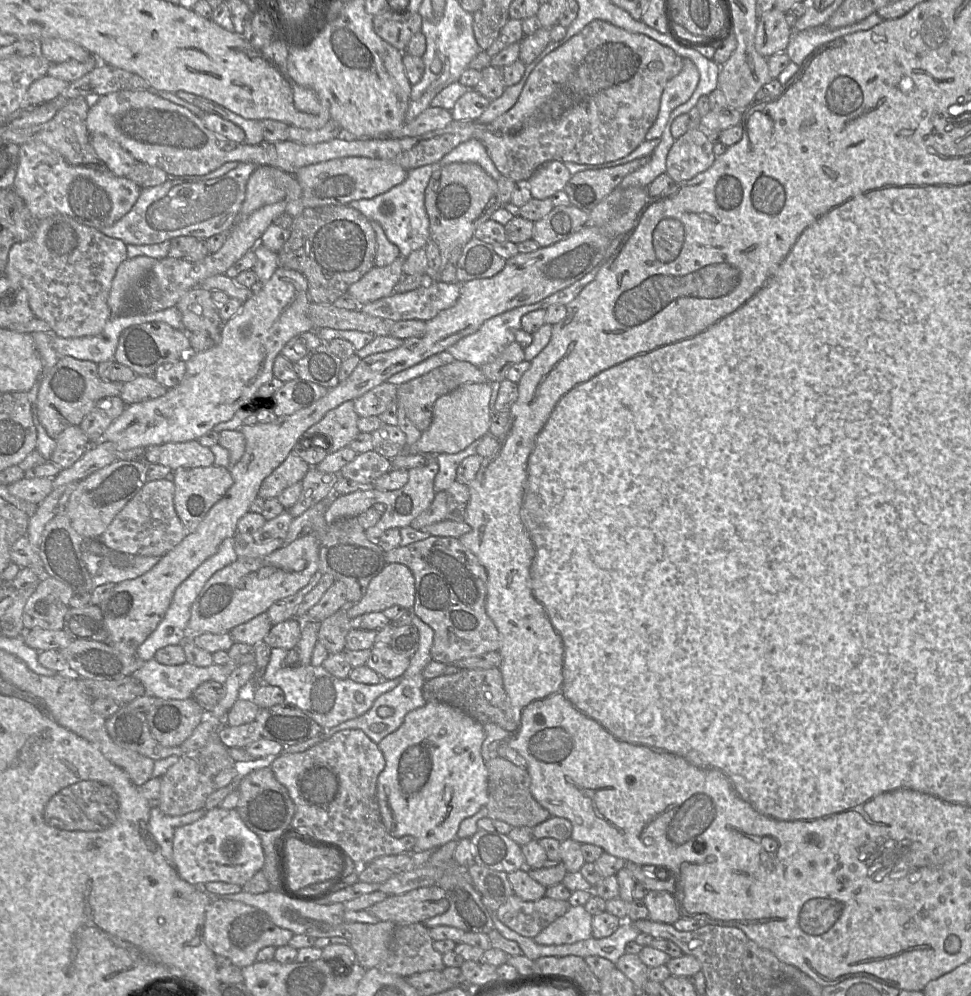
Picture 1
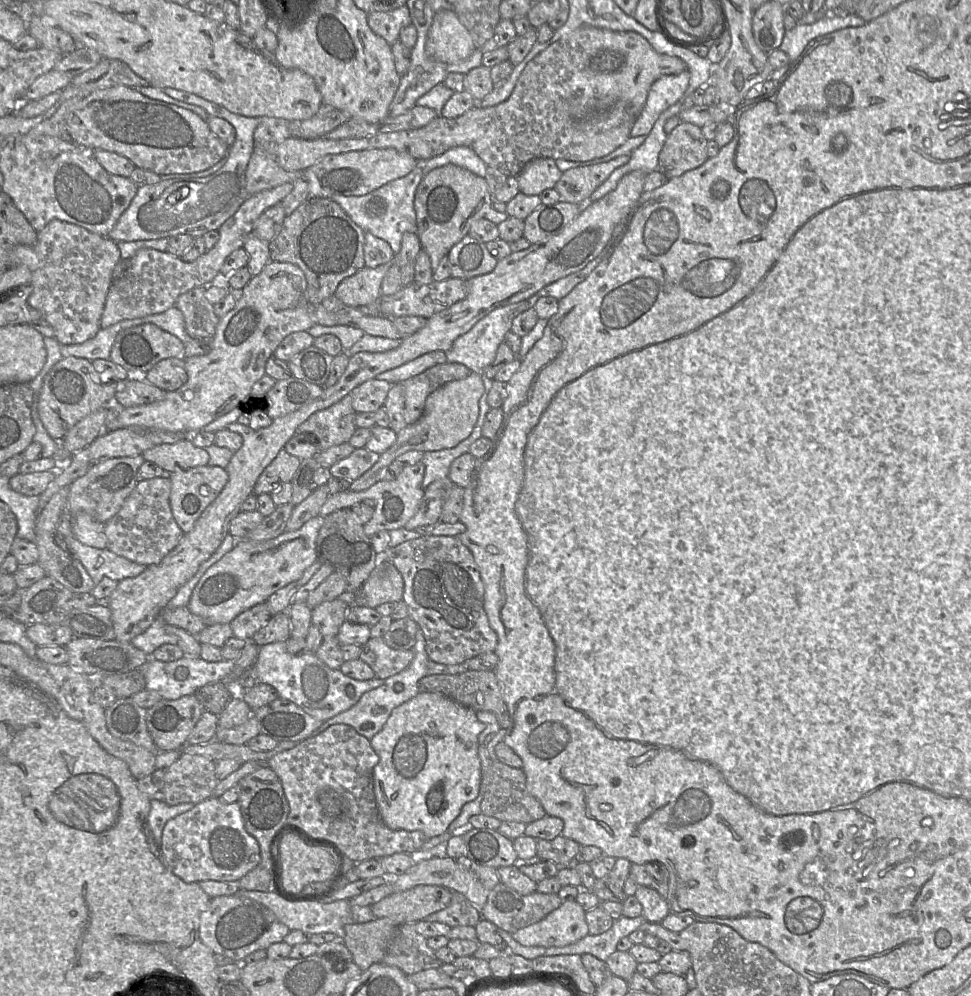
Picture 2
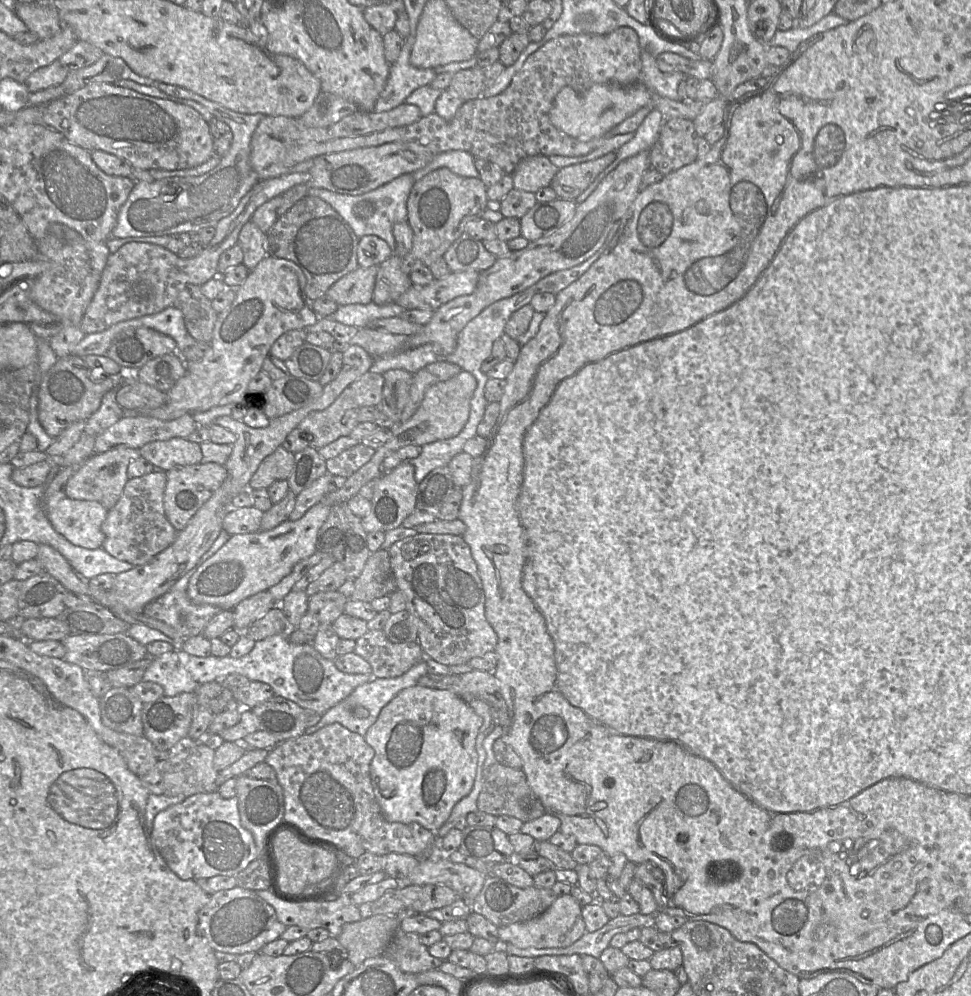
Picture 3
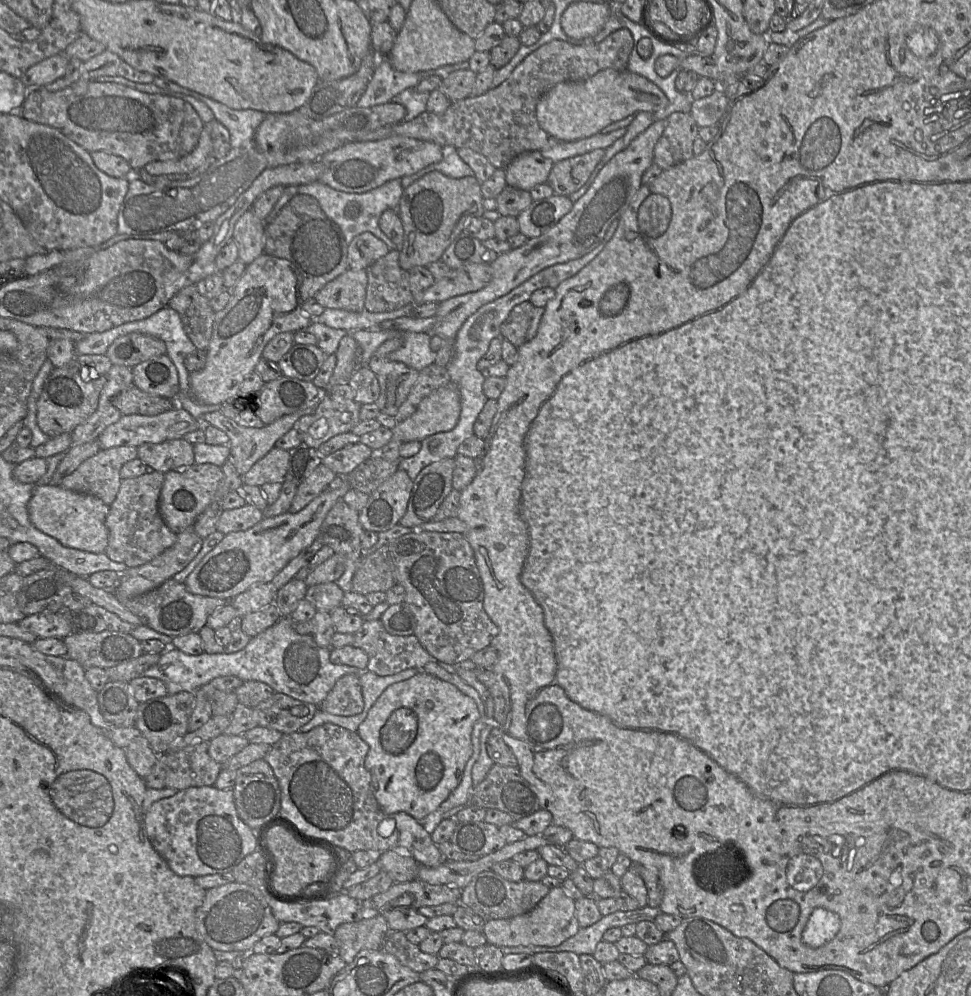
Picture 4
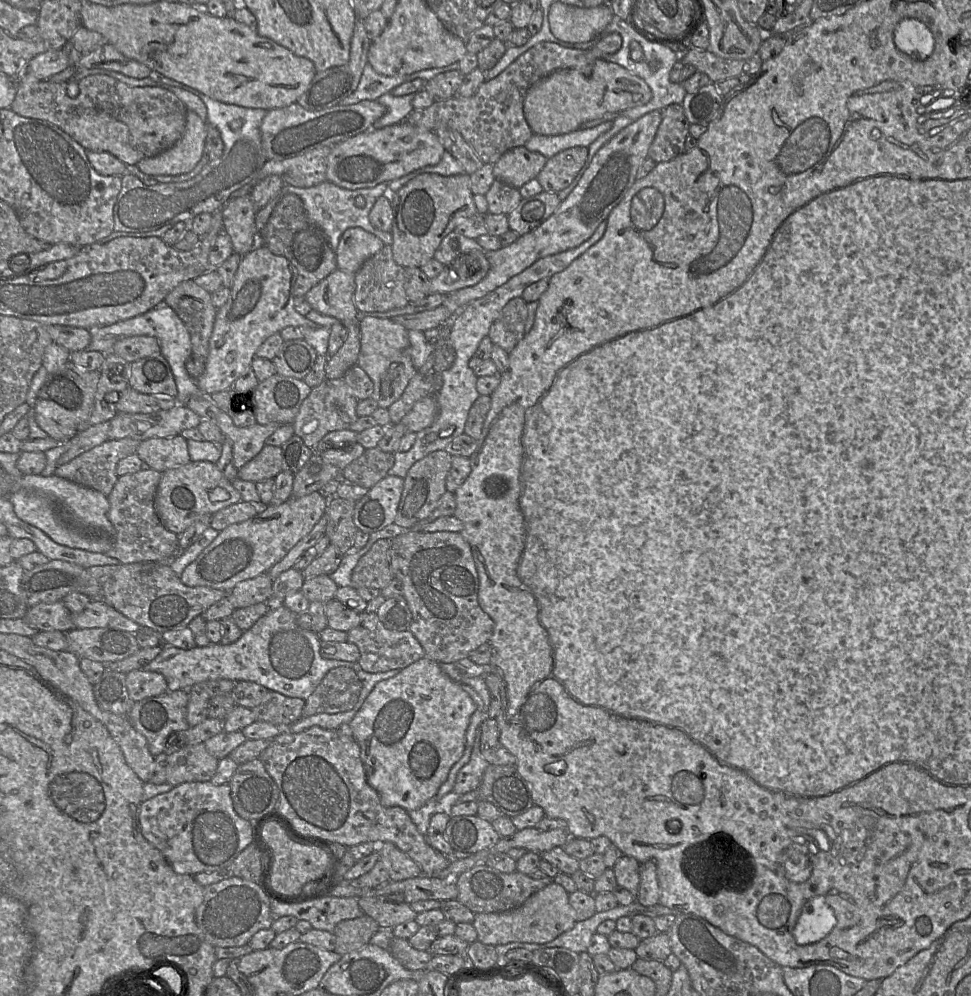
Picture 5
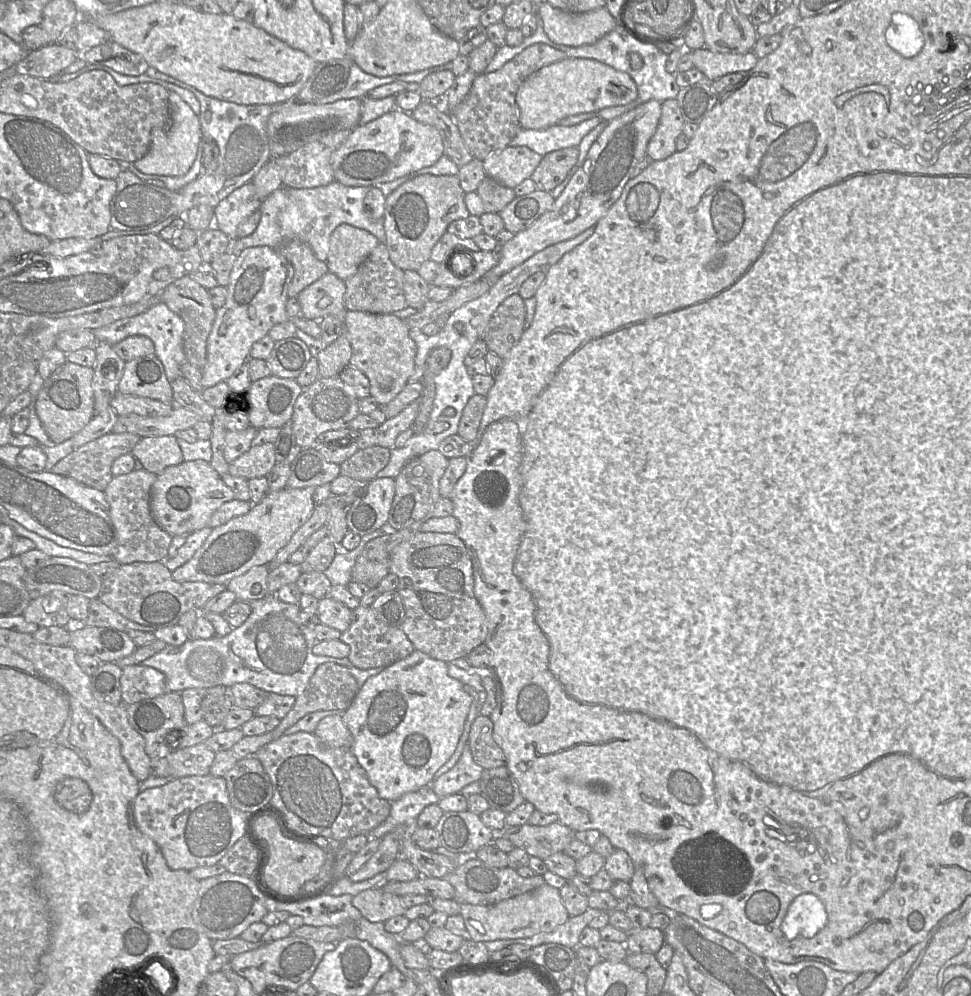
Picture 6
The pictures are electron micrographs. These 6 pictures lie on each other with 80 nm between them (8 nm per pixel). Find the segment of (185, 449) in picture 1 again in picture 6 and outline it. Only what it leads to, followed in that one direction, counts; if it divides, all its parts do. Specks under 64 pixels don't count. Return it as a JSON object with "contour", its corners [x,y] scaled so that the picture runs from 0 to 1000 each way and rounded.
{"contour":[[[179,437],[147,439],[135,456],[141,462],[141,467],[161,477],[189,463],[183,441]]]}

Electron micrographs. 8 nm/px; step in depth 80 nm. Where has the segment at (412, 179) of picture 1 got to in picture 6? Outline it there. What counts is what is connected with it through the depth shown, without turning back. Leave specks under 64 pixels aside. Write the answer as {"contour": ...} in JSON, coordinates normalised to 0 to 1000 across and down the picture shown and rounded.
{"contour":[[[346,181],[338,186],[323,189],[289,188],[269,202],[269,220],[264,231],[252,238],[236,241],[234,253],[245,255],[252,249],[277,247],[282,250],[294,241],[308,240],[317,245],[324,257],[336,262],[340,251],[340,238],[351,225],[360,225],[383,234],[393,244],[398,242],[394,222],[380,218],[374,201],[381,188],[356,187]]]}

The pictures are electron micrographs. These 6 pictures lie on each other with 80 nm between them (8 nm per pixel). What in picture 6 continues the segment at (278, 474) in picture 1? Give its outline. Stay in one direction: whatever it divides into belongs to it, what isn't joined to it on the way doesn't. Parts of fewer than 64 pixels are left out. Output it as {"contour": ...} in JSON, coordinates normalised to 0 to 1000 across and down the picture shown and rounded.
{"contour":[[[281,445],[262,447],[236,466],[236,475],[253,482],[274,479],[284,464]]]}

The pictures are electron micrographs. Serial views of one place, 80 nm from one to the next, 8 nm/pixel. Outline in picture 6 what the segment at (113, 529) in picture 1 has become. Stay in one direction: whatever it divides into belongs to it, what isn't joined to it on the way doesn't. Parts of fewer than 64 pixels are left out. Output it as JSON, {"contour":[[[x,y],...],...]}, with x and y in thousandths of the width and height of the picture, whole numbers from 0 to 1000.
{"contour":[[[142,466],[134,475],[117,478],[106,493],[120,536],[120,547],[115,559],[124,566],[169,564],[173,560],[177,538],[162,527],[154,513],[156,490],[161,481],[160,475],[147,471]]]}

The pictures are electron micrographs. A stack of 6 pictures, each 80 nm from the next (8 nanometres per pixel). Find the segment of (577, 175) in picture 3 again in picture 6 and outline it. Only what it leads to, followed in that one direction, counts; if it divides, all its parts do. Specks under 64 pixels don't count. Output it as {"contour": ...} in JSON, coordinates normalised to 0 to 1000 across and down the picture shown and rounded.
{"contour":[[[584,148],[566,153],[547,176],[555,191],[568,193],[578,186],[592,169],[596,158],[596,149]]]}

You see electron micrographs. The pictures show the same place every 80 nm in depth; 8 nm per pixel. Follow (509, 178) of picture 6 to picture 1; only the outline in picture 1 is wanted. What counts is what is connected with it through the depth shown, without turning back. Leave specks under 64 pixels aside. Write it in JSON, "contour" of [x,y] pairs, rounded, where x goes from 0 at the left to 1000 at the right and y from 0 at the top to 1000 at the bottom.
{"contour":[[[568,161],[560,164],[544,181],[548,198],[551,200],[566,199],[573,193],[581,191],[588,177],[578,162]]]}

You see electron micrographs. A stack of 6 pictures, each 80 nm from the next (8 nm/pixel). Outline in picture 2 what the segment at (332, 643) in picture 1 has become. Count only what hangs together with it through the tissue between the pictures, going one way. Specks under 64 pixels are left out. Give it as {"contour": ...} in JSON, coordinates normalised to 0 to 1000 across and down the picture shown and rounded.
{"contour":[[[347,600],[329,606],[320,612],[321,627],[325,628],[334,641],[347,641],[349,631],[356,622],[359,611],[358,600]]]}

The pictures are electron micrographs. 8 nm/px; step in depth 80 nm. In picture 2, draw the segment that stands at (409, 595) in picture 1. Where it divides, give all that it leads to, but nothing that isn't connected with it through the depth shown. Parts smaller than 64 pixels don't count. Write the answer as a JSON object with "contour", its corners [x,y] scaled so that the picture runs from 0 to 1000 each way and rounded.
{"contour":[[[393,562],[366,596],[354,600],[361,606],[388,610],[390,607],[415,602],[416,583],[411,572],[399,562]]]}

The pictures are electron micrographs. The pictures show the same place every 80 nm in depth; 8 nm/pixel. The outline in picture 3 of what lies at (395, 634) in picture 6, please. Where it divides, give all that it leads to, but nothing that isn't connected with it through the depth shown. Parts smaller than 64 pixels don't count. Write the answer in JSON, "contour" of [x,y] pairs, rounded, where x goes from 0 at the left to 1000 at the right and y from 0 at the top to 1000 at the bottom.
{"contour":[[[379,633],[367,643],[366,654],[376,662],[388,681],[409,680],[438,662],[432,646],[405,646],[394,633]]]}

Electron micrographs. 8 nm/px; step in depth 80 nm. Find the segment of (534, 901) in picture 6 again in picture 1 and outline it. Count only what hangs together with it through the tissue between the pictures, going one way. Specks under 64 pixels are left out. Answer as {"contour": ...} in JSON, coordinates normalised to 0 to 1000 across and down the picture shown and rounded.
{"contour":[[[600,910],[587,911],[578,921],[559,933],[549,944],[557,949],[580,949],[609,942],[610,920]]]}

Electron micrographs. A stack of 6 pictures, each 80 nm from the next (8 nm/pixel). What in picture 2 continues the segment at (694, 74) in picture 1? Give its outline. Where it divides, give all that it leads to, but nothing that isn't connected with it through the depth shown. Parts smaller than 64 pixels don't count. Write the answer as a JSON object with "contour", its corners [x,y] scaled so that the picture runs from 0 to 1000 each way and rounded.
{"contour":[[[710,70],[695,75],[684,75],[676,80],[667,93],[665,103],[655,118],[649,137],[664,137],[669,134],[679,115],[704,98],[711,81]]]}

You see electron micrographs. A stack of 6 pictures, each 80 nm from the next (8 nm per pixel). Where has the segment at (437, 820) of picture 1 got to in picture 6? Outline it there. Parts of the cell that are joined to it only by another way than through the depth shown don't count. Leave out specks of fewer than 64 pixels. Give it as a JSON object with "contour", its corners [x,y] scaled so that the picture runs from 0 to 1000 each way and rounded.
{"contour":[[[427,653],[418,661],[405,666],[393,672],[389,677],[379,681],[374,689],[370,691],[363,707],[353,715],[351,720],[364,739],[363,755],[377,774],[381,786],[387,791],[389,798],[393,802],[405,805],[418,796],[443,789],[448,783],[449,774],[462,763],[471,751],[485,707],[486,700],[479,694],[478,687],[462,678],[461,666],[447,662],[434,654]]]}

